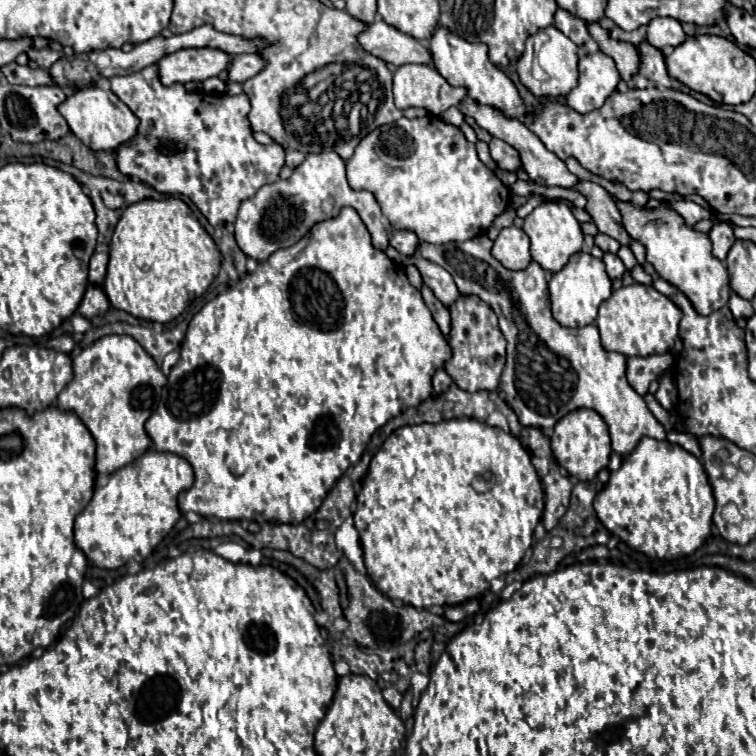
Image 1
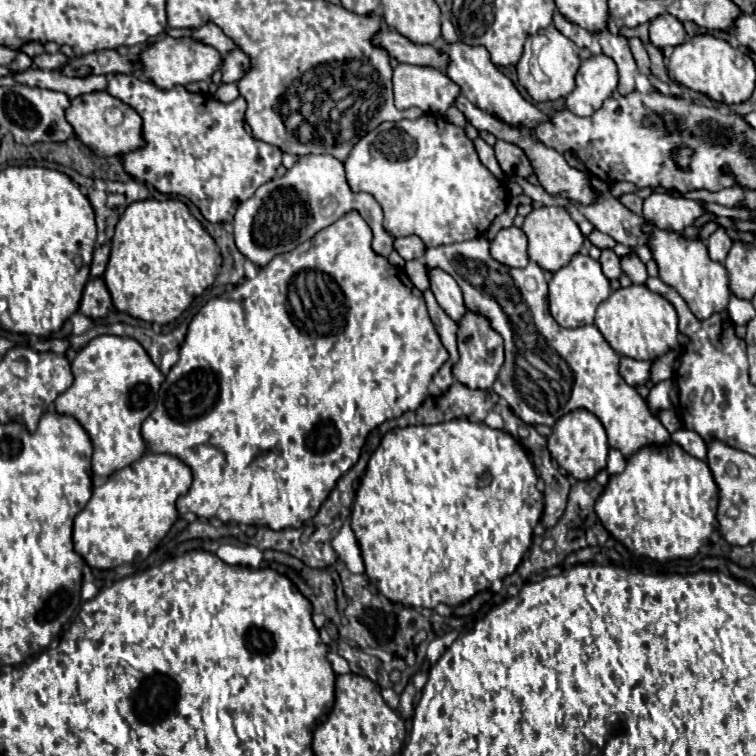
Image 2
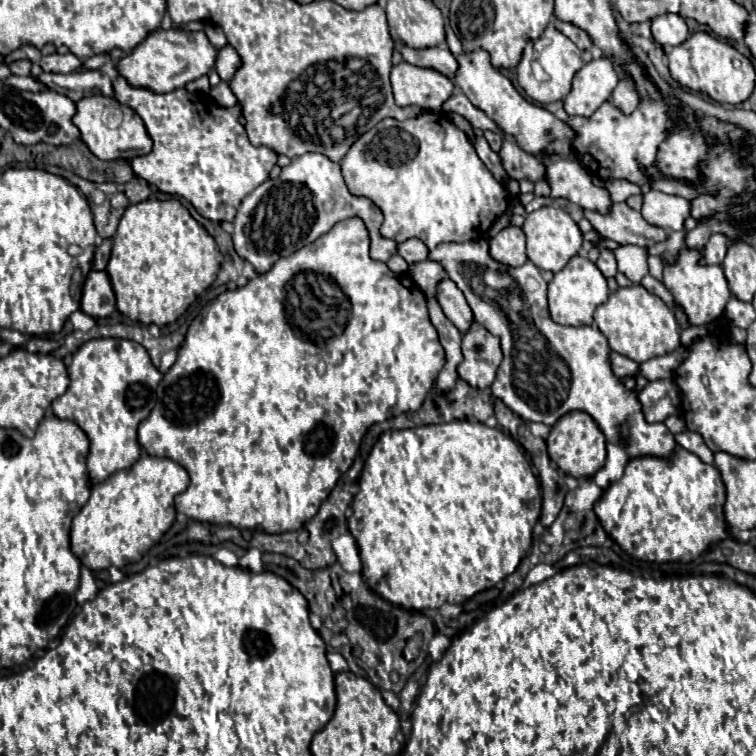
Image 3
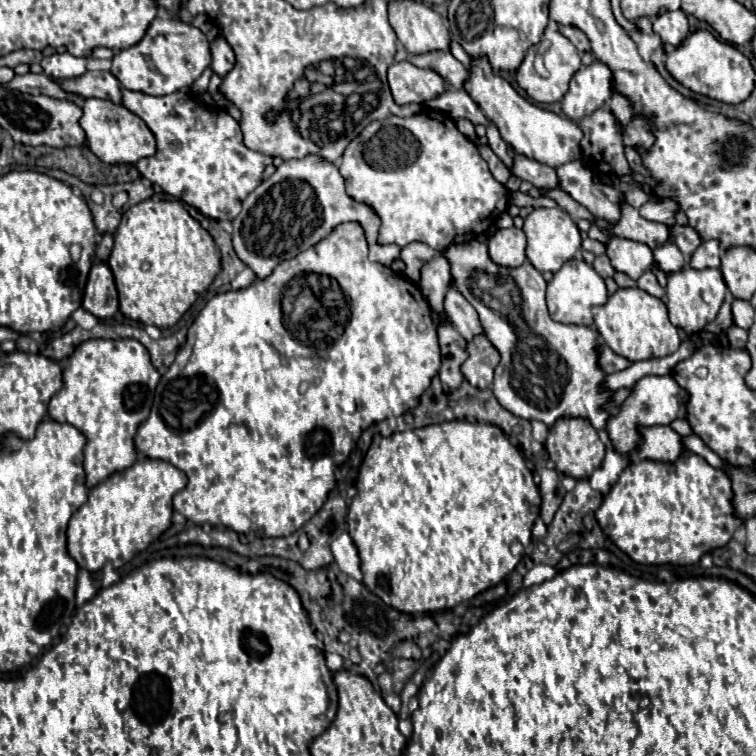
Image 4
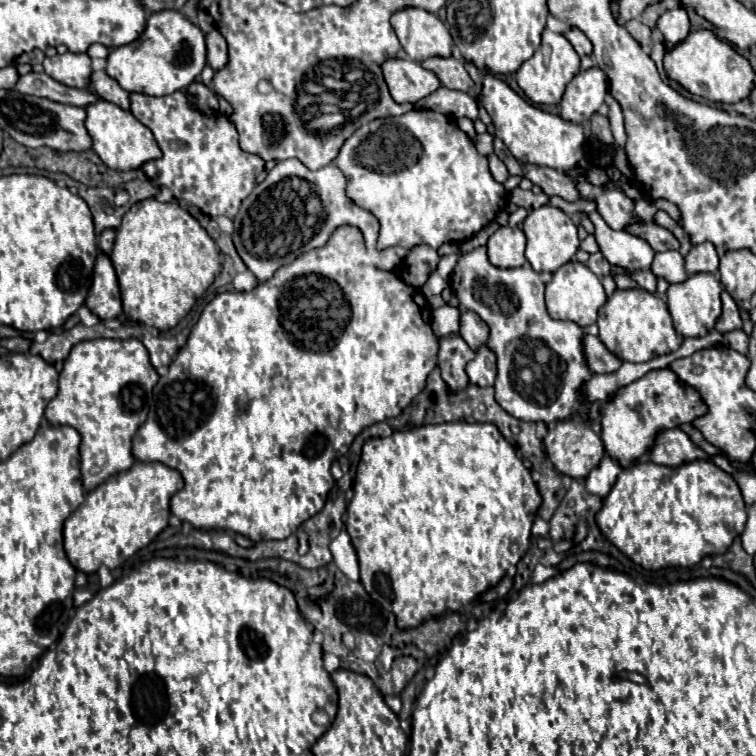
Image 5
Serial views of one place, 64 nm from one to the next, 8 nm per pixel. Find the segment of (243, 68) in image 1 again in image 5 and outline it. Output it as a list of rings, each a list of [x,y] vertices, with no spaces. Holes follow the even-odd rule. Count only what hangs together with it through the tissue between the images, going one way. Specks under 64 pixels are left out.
[[[212,30],[206,34],[206,62],[210,68],[224,68],[228,62],[228,50],[226,40],[218,30]]]

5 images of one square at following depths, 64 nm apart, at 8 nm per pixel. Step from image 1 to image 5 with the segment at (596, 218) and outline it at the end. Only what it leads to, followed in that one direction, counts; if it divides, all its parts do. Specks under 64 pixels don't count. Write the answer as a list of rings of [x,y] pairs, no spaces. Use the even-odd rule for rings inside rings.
[[[654,222],[632,224],[632,228],[626,228],[626,232],[644,238],[656,252],[680,250],[680,242],[678,242],[678,238],[676,238],[670,230],[666,230],[666,228],[662,228],[662,226],[654,224]]]

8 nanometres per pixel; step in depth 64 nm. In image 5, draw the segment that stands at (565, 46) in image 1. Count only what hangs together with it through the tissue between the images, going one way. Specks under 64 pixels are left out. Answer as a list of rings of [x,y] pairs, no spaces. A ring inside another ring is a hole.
[[[549,15],[542,32],[541,52],[536,50],[534,56],[526,60],[516,72],[518,86],[522,88],[526,98],[534,104],[558,104],[562,100],[566,84],[580,72],[580,58],[576,56],[572,44],[566,40],[565,30],[566,26],[562,22]]]

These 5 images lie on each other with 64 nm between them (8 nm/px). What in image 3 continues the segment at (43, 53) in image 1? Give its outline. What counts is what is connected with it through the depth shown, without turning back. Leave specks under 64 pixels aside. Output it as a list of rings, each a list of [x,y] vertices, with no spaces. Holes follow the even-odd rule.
[[[50,54],[42,56],[38,62],[44,72],[58,72],[58,74],[70,74],[82,70],[82,60],[76,58],[74,54]]]

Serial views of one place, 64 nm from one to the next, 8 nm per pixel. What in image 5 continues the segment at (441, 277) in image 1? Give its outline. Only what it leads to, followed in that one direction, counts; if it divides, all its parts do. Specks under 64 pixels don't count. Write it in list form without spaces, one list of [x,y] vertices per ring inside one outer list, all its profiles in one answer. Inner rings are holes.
[[[462,312],[460,318],[460,336],[466,340],[466,344],[476,352],[480,346],[488,342],[488,326],[474,314],[474,312]]]

